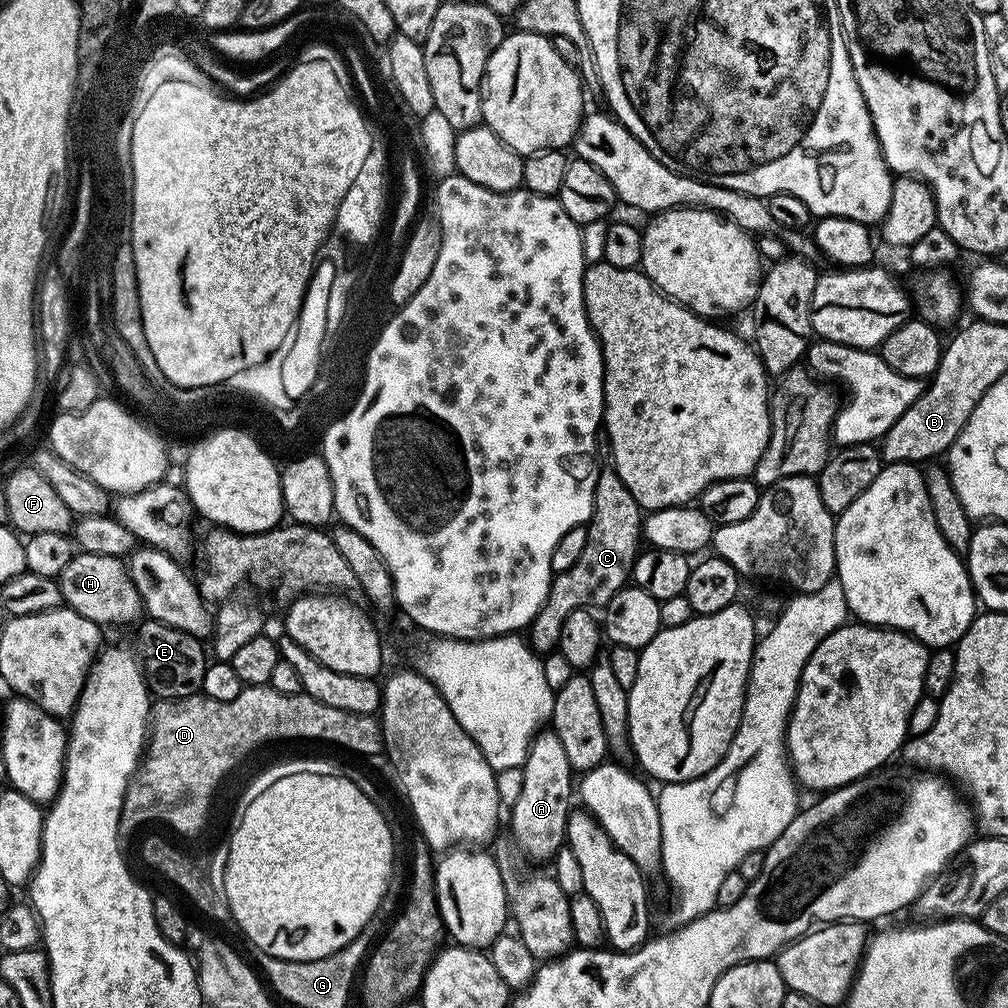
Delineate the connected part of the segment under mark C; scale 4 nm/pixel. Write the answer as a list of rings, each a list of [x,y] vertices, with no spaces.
[[[601,467],[596,473],[596,489],[592,503],[592,519],[588,521],[586,546],[578,562],[570,570],[553,575],[548,588],[548,597],[538,610],[530,625],[532,640],[530,647],[537,654],[548,654],[559,645],[562,622],[574,610],[586,608],[603,609],[614,598],[614,594],[629,583],[632,564],[642,548],[642,510],[626,490],[626,482],[616,472],[615,467]]]

